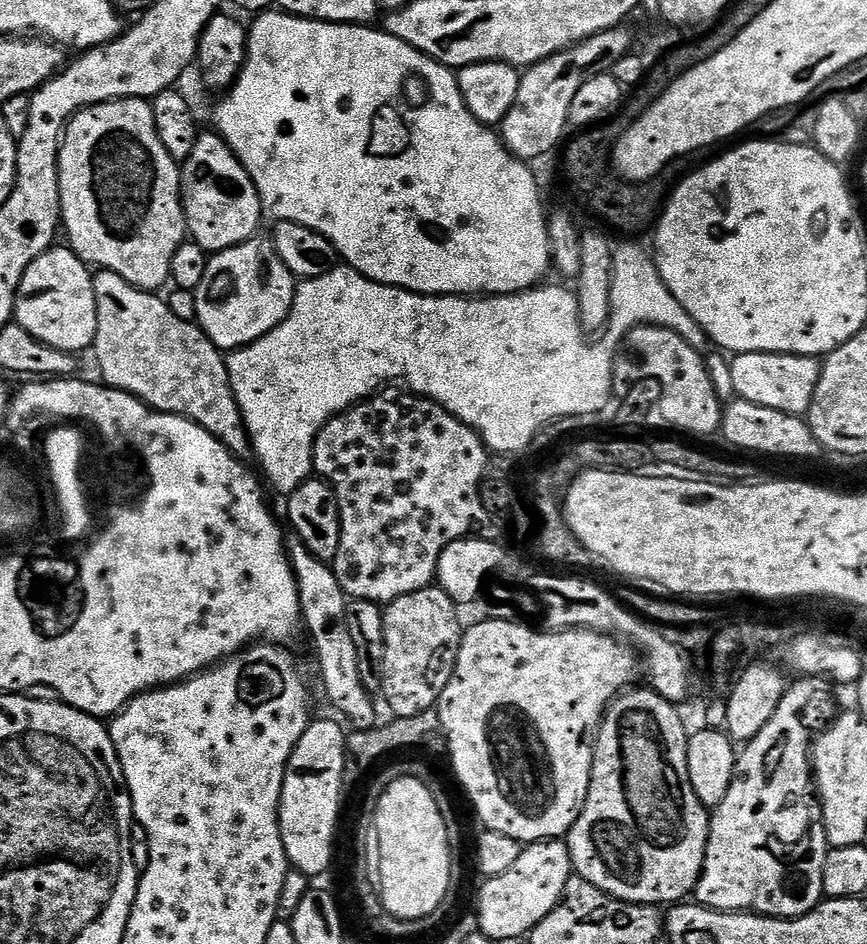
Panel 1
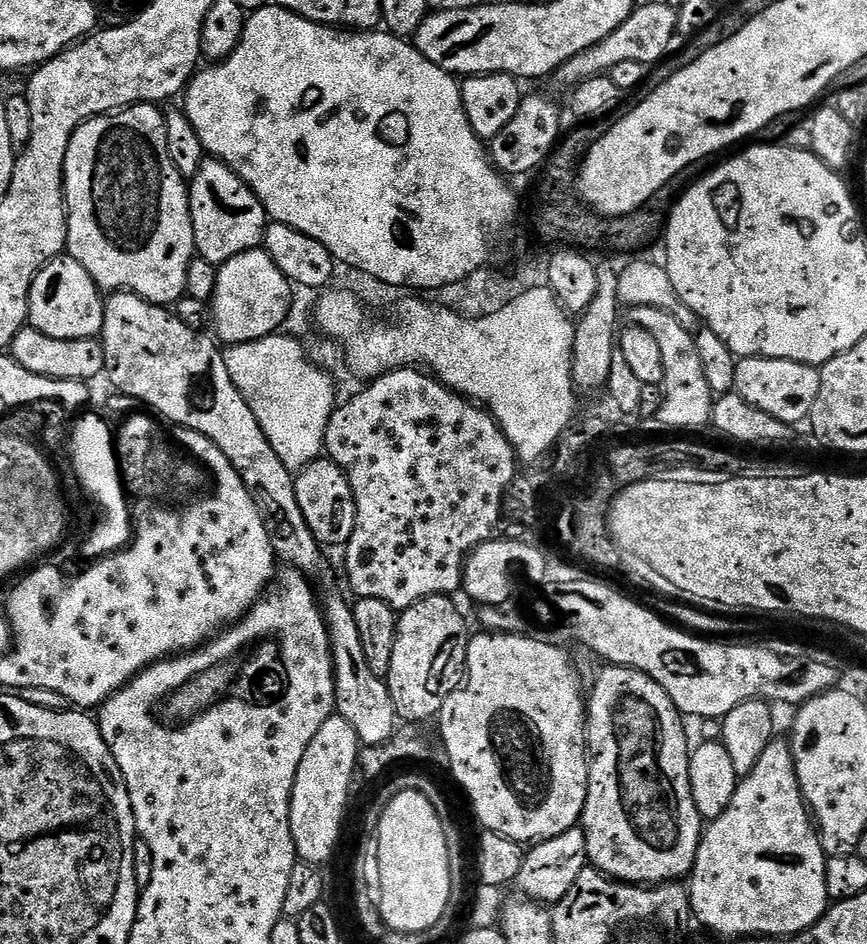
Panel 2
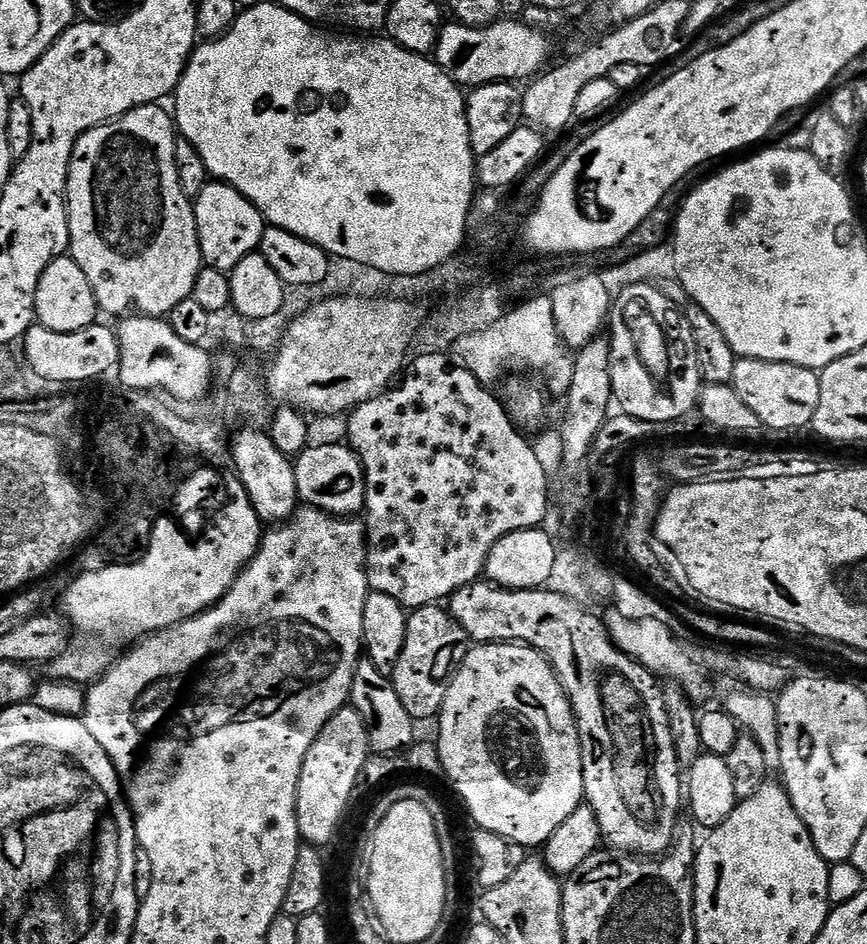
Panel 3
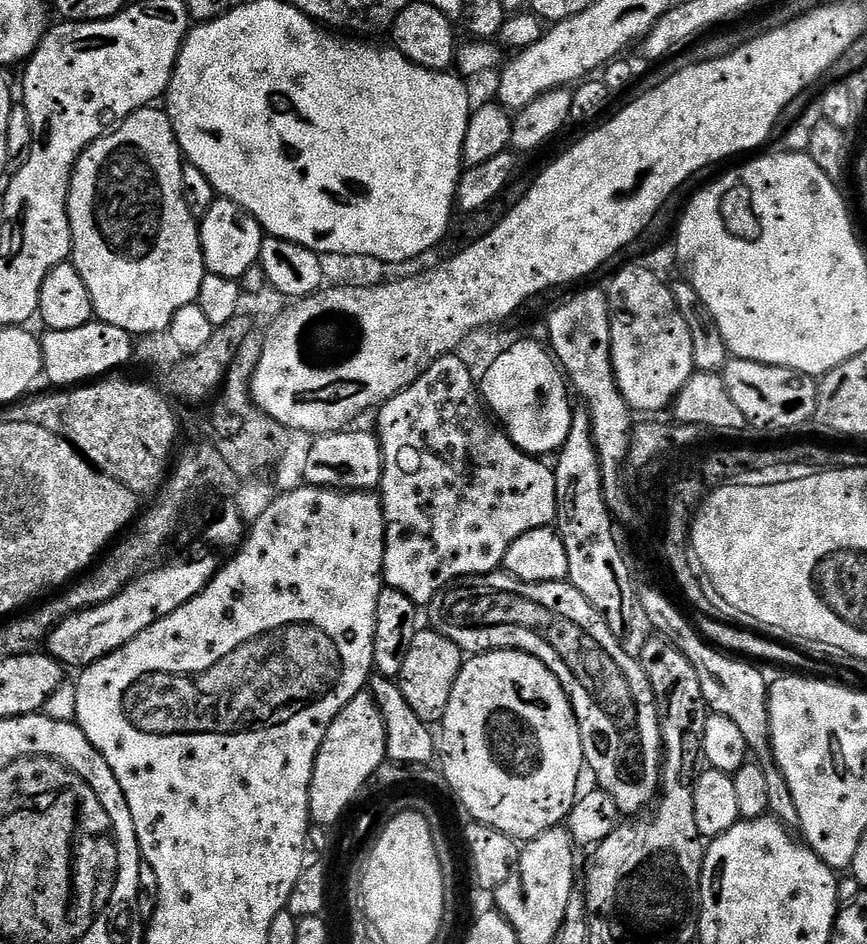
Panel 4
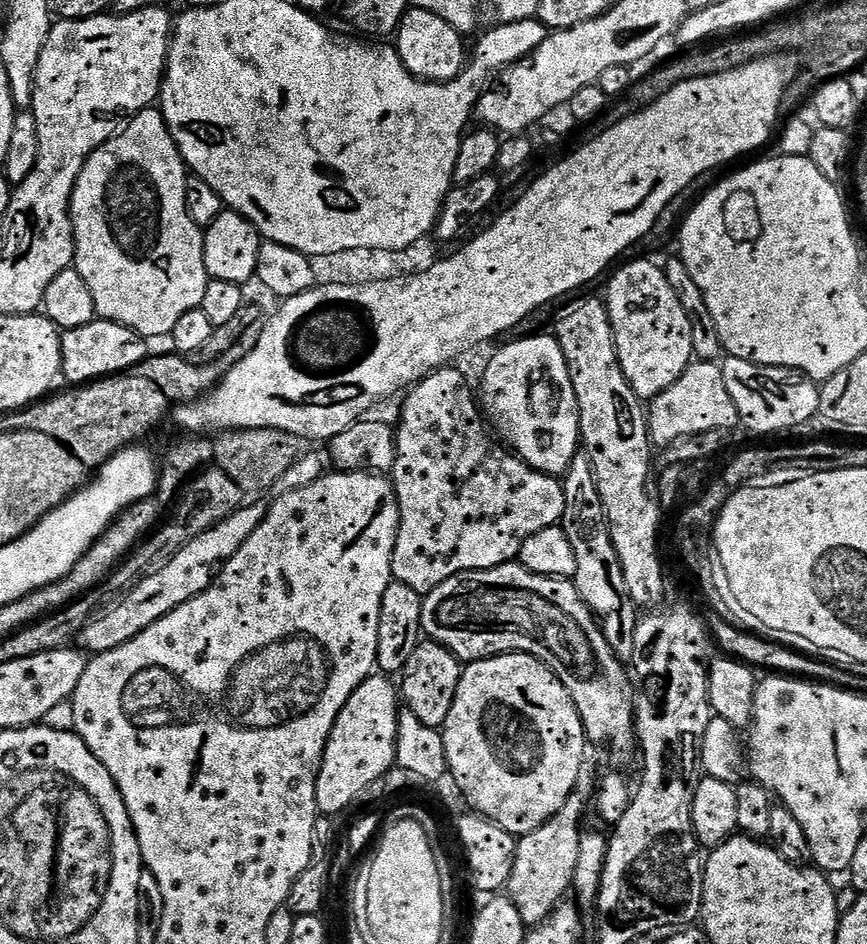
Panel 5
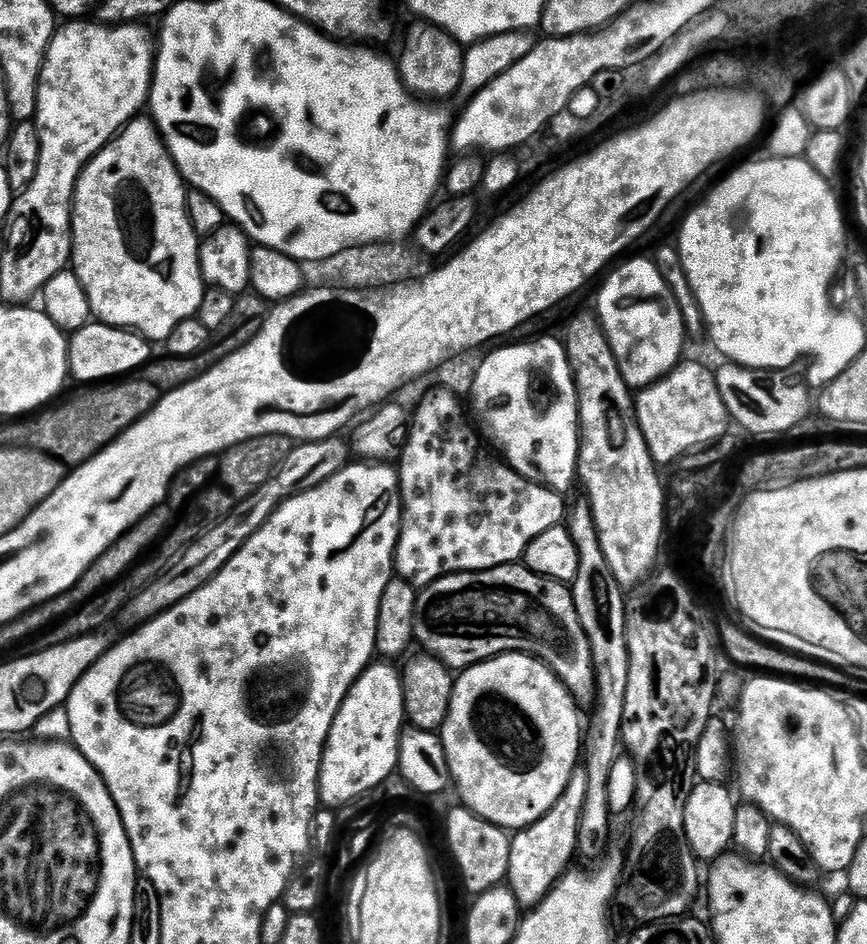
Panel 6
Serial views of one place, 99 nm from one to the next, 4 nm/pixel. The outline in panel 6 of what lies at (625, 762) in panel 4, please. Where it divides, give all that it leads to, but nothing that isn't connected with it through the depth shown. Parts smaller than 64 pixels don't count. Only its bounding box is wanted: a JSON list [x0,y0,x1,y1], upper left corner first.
[416,563,596,698]

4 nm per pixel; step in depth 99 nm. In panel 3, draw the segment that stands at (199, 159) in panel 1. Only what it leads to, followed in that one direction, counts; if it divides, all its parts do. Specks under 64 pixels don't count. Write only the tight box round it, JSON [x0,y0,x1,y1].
[194,182,266,273]

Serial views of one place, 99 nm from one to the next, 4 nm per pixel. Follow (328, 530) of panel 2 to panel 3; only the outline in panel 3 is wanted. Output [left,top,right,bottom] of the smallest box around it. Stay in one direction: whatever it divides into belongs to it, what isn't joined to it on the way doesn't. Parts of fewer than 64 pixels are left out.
[294,443,366,518]

